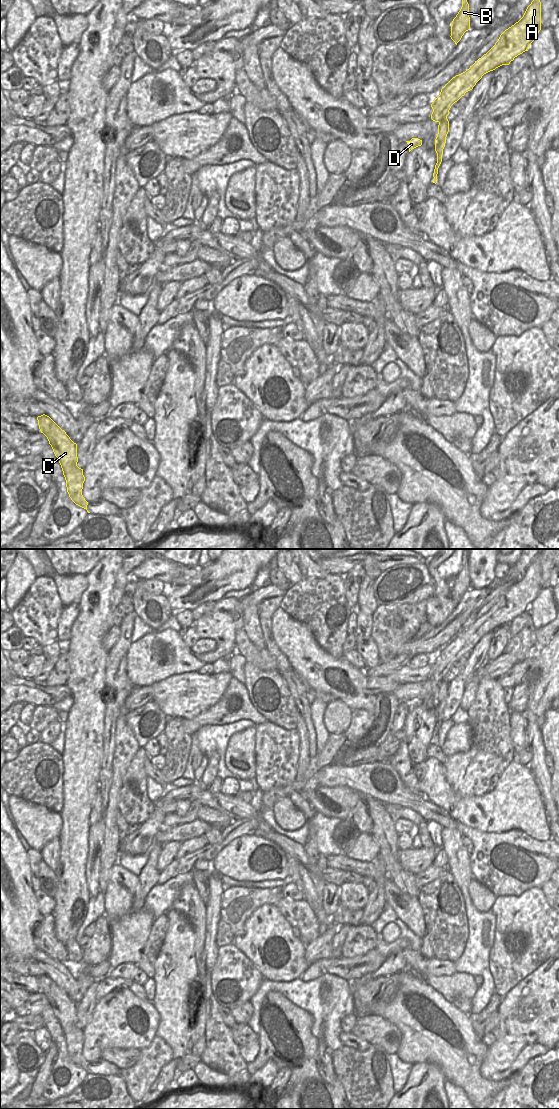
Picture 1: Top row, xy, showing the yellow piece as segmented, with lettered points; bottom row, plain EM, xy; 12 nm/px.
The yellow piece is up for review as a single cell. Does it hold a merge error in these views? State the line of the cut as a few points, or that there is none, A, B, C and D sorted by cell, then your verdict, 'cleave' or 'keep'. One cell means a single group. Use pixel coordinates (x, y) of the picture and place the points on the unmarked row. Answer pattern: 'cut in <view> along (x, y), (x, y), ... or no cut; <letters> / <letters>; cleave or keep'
cut in xy along (446, 675), (439, 683); A C D / B; cleave

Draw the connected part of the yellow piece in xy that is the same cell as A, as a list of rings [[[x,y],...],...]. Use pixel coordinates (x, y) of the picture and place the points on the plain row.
[[[539,555],[527,567],[523,577],[506,589],[495,605],[465,632],[453,637],[431,667],[431,679],[441,682],[449,675],[451,666],[473,649],[482,636],[502,625],[509,625],[515,617],[530,607],[541,590],[541,562]]]

